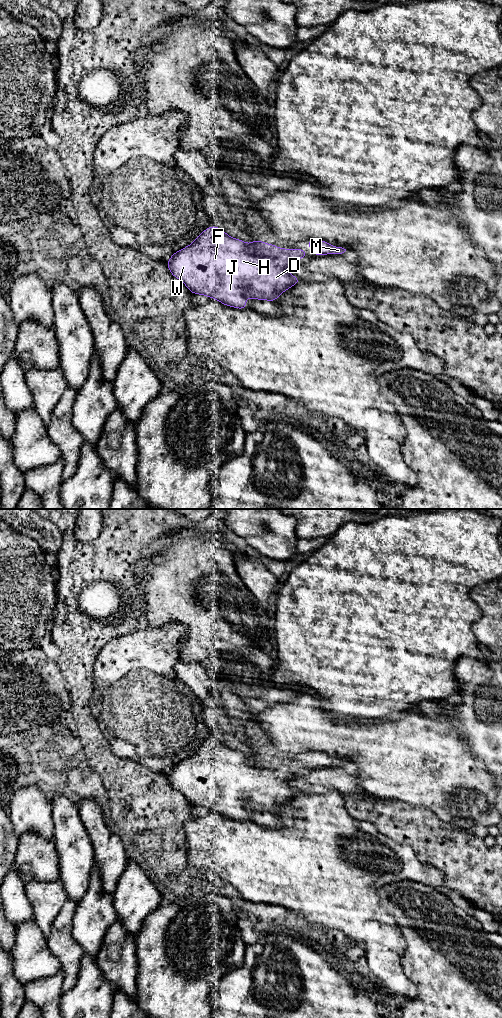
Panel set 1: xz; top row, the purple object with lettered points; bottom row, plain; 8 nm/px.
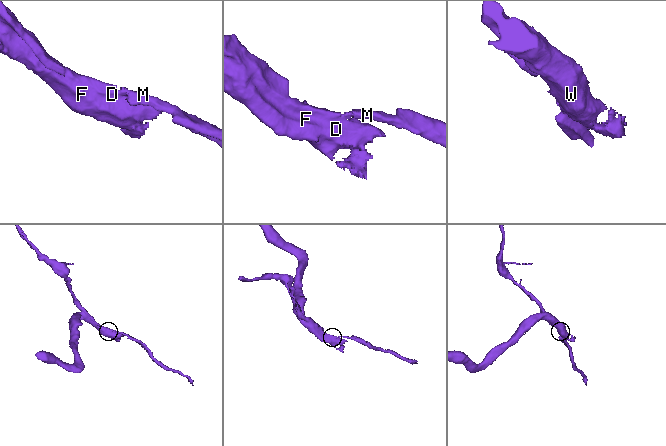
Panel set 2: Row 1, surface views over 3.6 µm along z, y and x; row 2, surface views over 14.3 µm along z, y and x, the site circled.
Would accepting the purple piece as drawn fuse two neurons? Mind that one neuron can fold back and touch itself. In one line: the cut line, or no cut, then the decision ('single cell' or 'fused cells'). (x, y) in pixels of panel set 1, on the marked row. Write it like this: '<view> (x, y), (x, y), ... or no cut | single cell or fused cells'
xz (247, 244), (256, 251), (276, 254), (286, 253), (289, 256) | fused cells

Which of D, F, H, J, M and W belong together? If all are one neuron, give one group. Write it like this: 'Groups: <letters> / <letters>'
Groups: D F H J W / M

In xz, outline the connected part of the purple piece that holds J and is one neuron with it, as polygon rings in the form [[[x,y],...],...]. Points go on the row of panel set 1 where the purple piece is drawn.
[[[211,226],[189,246],[174,253],[166,264],[171,274],[181,280],[193,294],[205,295],[226,306],[245,309],[247,298],[274,302],[284,291],[299,283],[301,280],[289,273],[289,269],[296,262],[297,260],[286,253],[276,255],[264,251],[256,252],[250,249],[246,242],[227,235],[217,226]]]

